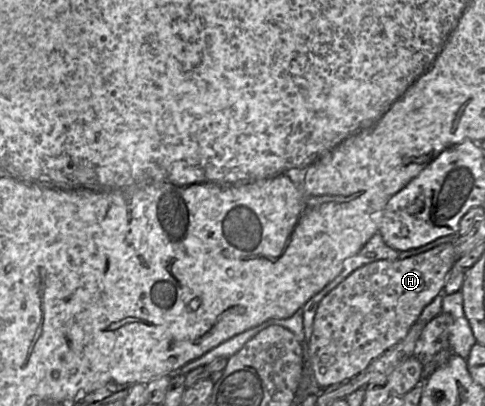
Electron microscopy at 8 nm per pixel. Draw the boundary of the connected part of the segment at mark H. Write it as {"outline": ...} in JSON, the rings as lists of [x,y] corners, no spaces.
{"outline":[[[451,242],[418,255],[378,260],[352,272],[319,303],[308,341],[314,376],[321,388],[347,380],[403,340],[423,309],[443,293],[456,261]]]}

